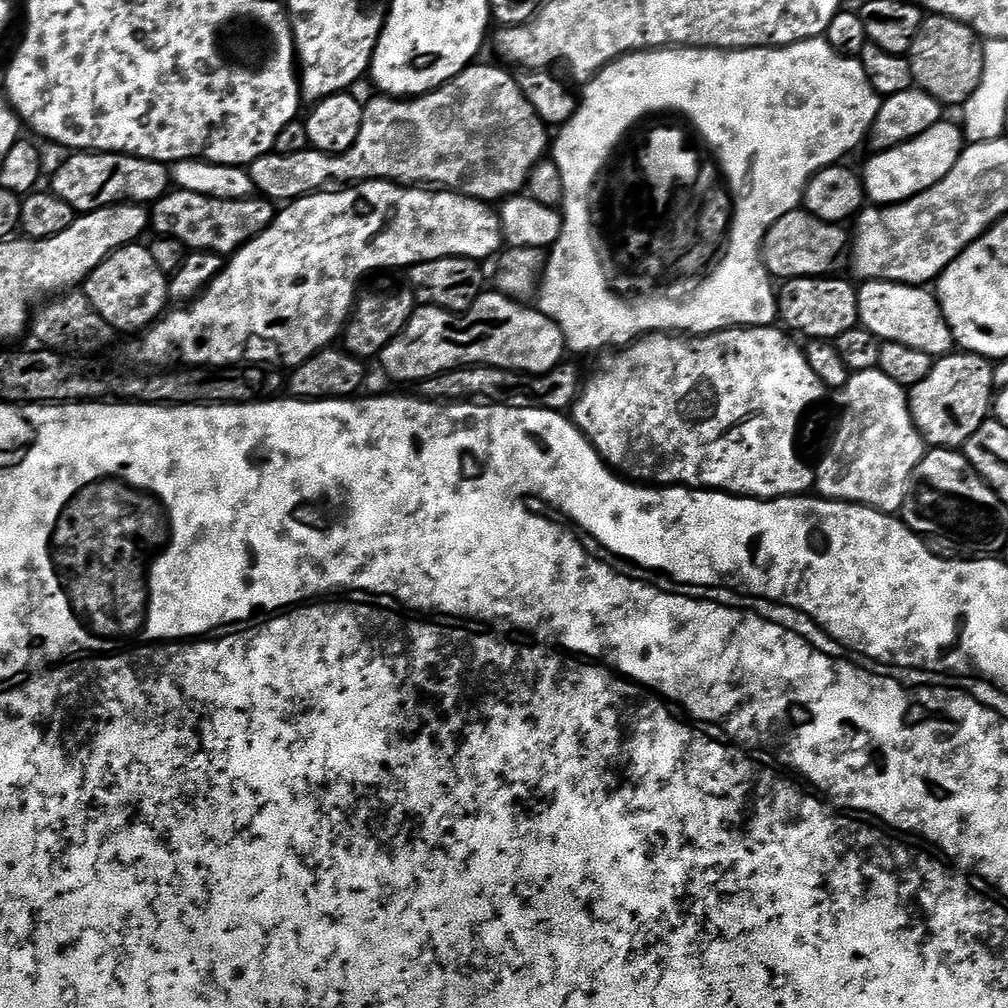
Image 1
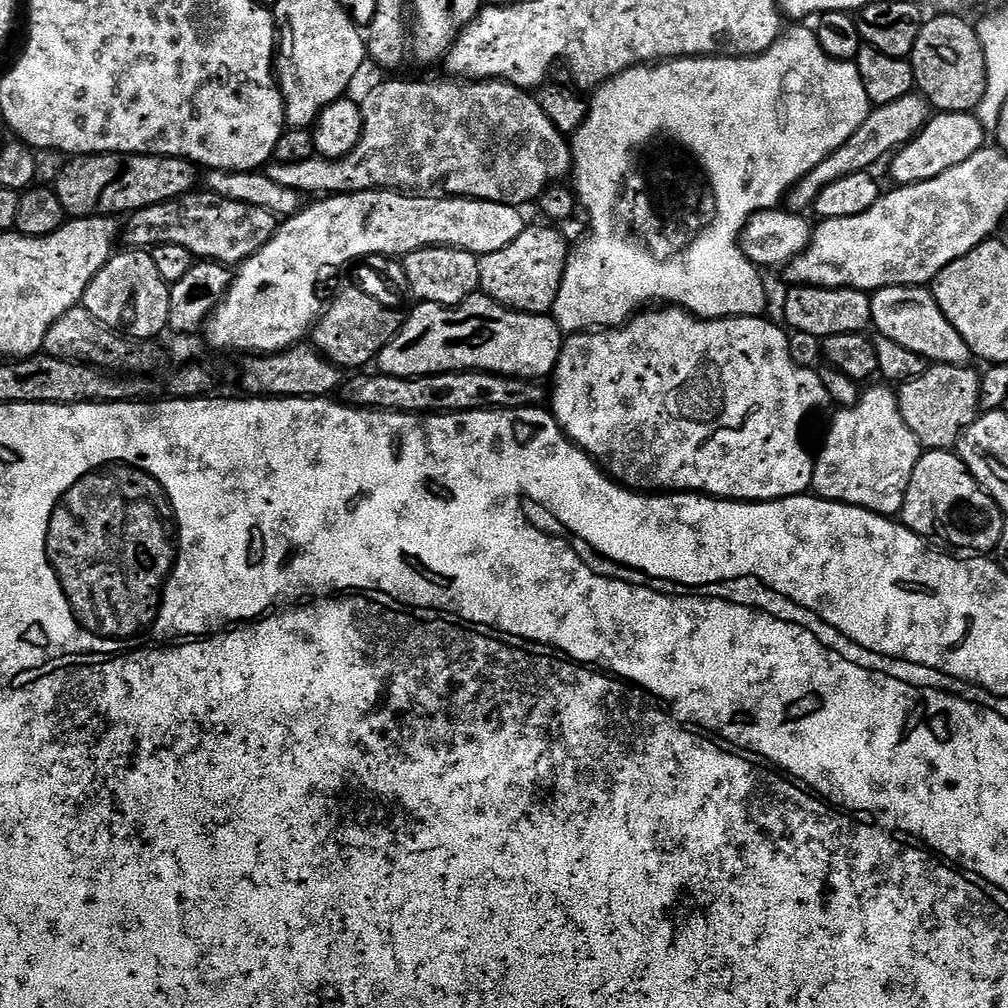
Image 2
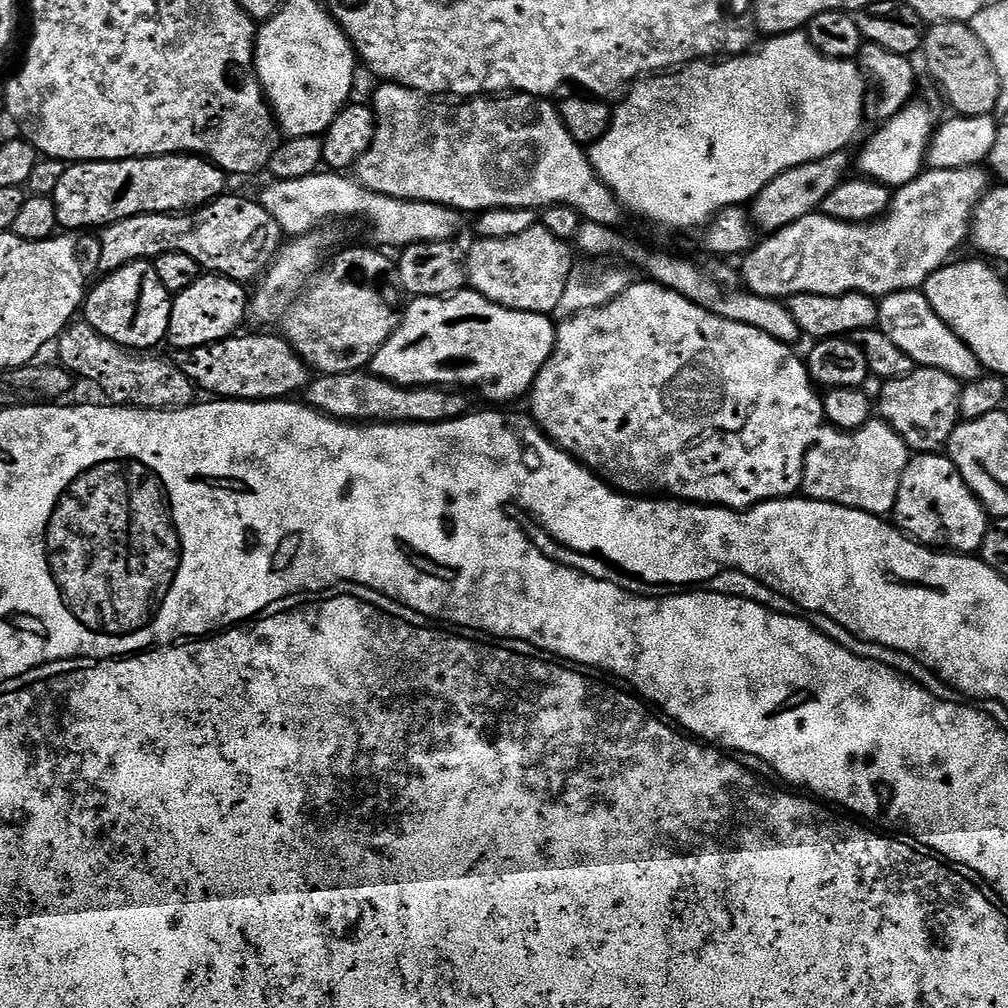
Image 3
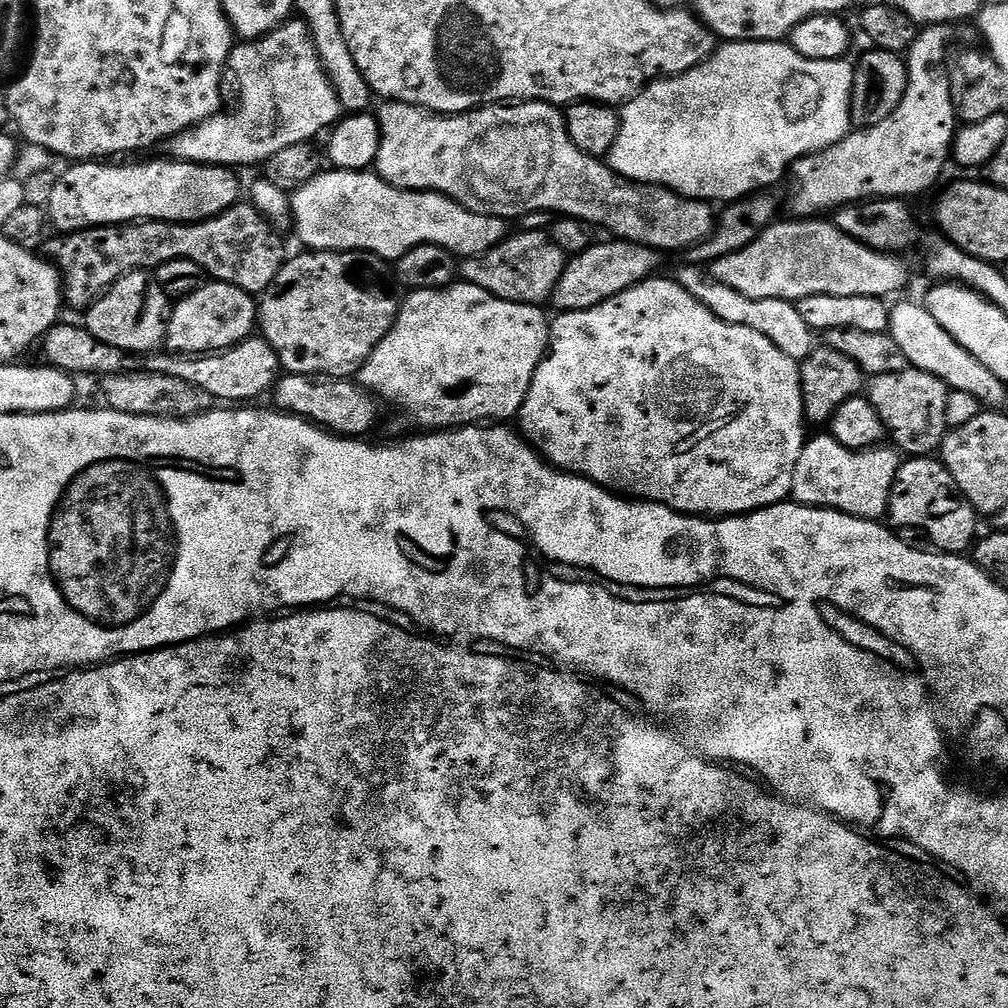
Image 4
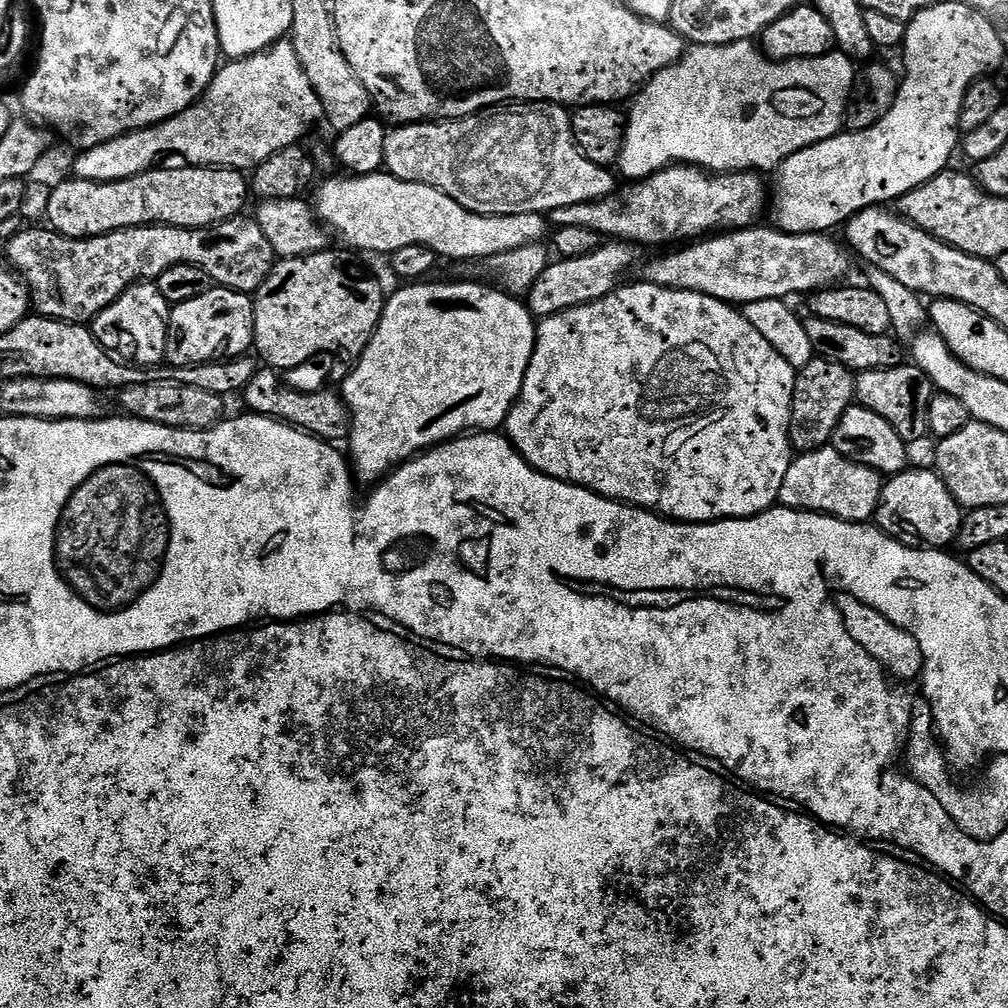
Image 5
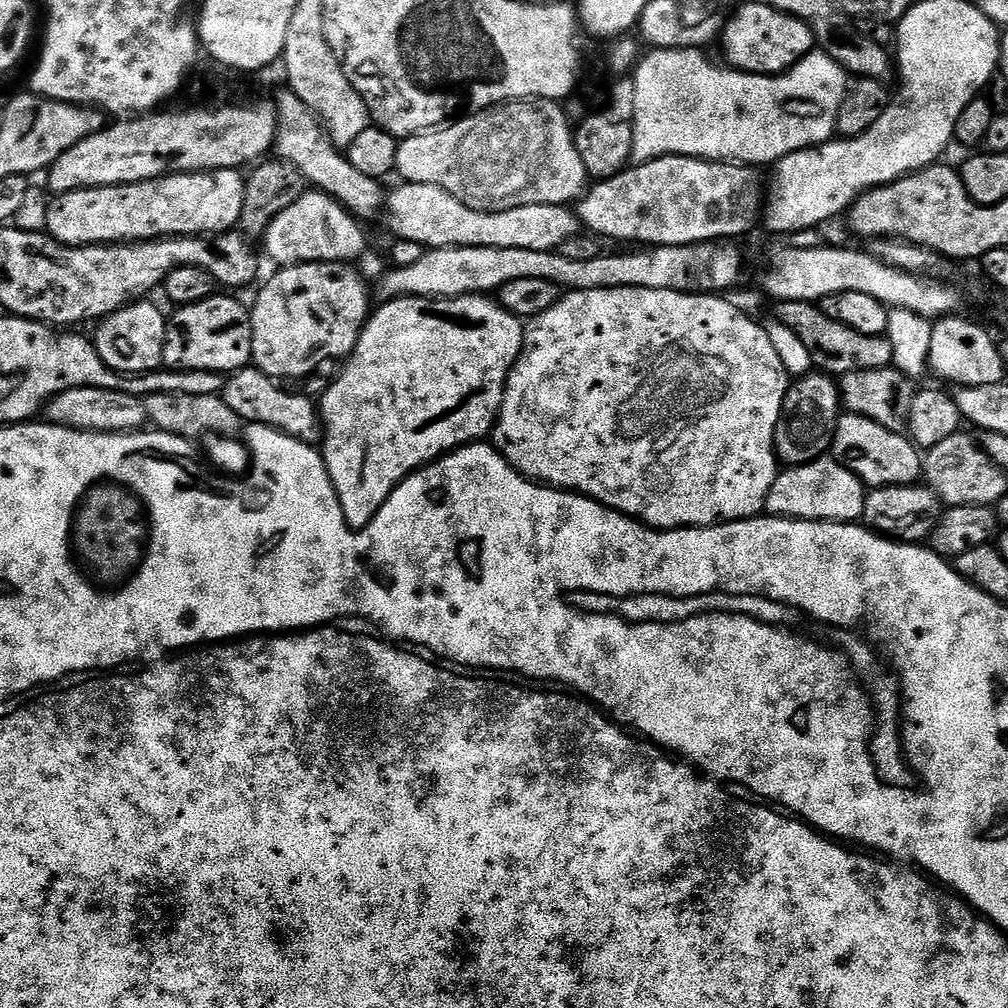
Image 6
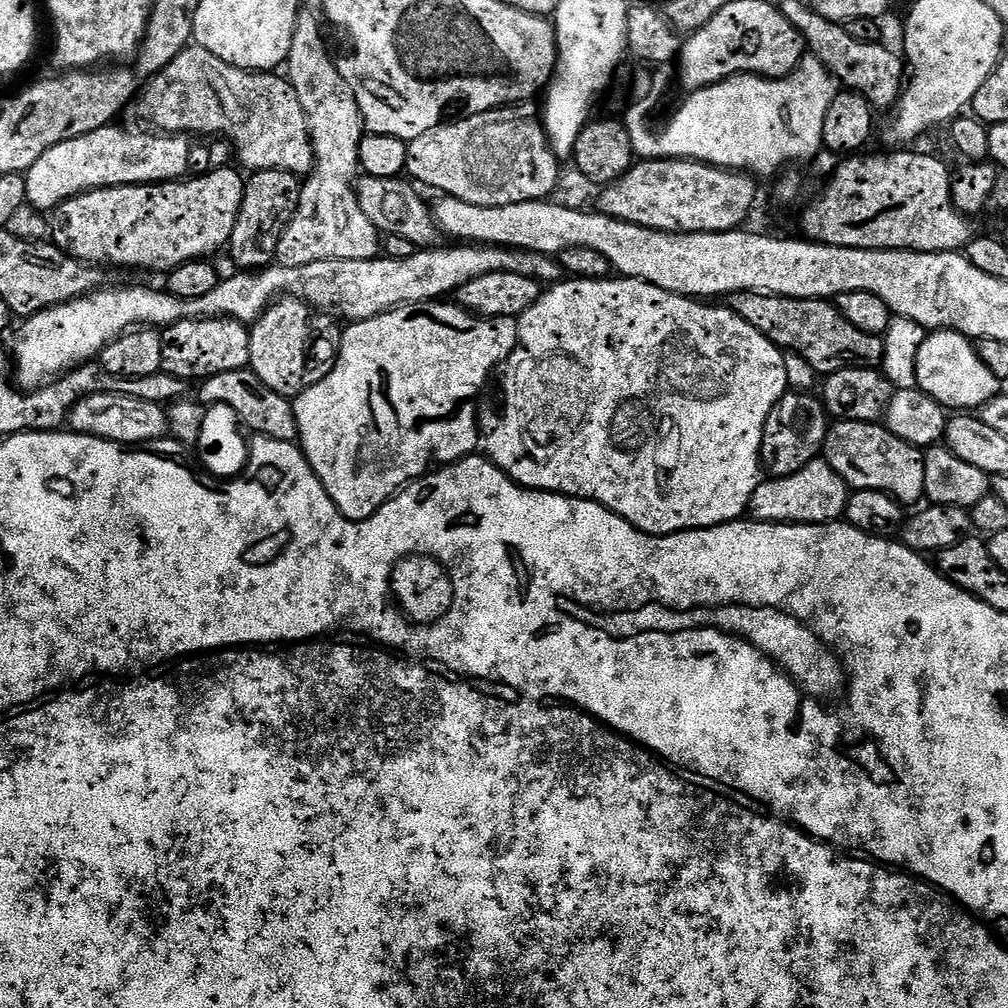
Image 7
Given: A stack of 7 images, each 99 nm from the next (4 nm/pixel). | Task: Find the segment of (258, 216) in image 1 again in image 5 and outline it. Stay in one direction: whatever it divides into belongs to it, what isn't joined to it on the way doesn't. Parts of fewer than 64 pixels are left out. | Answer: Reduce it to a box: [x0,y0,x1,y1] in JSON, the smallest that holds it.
[3,214,278,325]

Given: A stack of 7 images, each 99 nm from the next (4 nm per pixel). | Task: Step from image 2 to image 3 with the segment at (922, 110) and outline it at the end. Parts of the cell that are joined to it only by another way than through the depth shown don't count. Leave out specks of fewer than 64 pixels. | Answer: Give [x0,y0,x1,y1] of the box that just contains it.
[750,151,854,234]

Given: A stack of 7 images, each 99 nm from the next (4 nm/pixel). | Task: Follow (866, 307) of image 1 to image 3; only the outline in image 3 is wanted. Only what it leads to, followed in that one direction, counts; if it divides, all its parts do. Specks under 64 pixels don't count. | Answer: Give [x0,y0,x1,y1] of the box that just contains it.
[879,291,982,382]

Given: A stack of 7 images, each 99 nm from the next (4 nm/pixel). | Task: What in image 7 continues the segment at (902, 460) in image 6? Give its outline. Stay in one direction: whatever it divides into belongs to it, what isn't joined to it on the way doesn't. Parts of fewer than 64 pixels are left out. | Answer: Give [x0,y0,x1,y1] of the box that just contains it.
[822,420,926,506]

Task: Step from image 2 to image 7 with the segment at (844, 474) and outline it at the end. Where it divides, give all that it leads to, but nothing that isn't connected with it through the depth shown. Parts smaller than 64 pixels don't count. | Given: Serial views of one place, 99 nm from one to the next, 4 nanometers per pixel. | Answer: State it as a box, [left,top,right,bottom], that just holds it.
[748,460,850,524]

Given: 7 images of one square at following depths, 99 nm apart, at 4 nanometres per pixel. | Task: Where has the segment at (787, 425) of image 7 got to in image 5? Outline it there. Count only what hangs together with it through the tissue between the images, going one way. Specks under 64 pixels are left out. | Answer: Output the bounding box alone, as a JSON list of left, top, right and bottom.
[790,358,857,453]

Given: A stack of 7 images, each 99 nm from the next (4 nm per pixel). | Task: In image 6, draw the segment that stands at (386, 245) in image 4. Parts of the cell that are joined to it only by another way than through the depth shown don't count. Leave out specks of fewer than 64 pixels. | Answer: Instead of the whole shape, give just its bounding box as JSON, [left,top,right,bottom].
[386,184,581,250]

